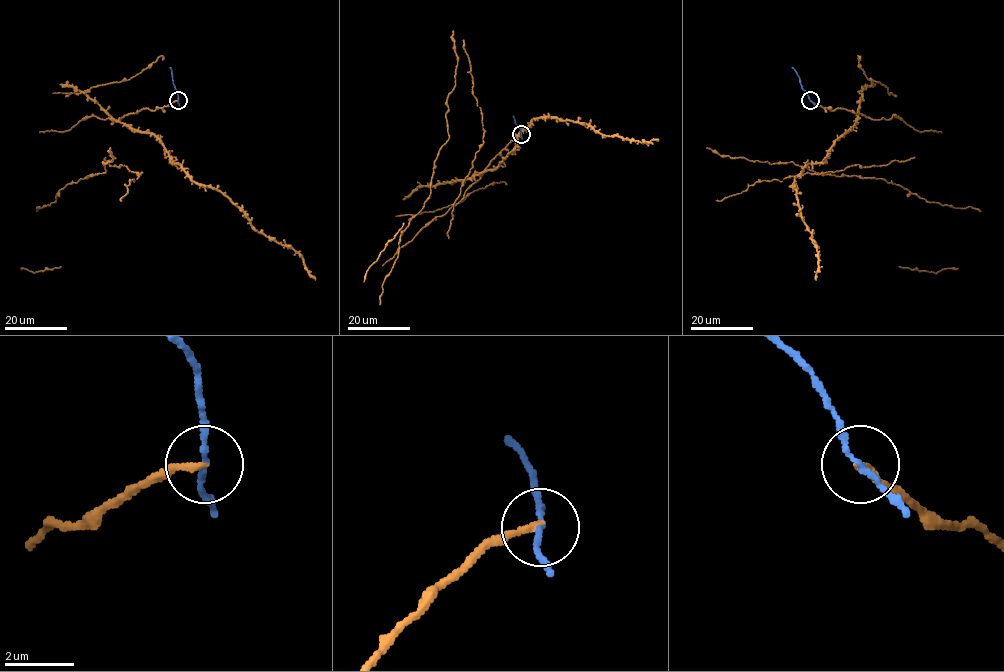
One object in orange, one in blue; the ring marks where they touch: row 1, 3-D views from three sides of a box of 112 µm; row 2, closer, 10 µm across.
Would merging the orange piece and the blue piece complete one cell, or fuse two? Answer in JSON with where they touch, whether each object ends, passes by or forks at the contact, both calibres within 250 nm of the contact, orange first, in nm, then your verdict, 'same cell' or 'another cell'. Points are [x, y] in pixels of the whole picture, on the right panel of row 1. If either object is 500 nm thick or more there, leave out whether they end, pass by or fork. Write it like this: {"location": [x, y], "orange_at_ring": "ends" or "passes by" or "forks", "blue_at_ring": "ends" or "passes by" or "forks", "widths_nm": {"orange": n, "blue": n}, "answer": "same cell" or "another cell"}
{"location": [810, 100], "orange_at_ring": "ends", "blue_at_ring": "passes by", "widths_nm": {"orange": 200, "blue": 150}, "answer": "another cell"}

